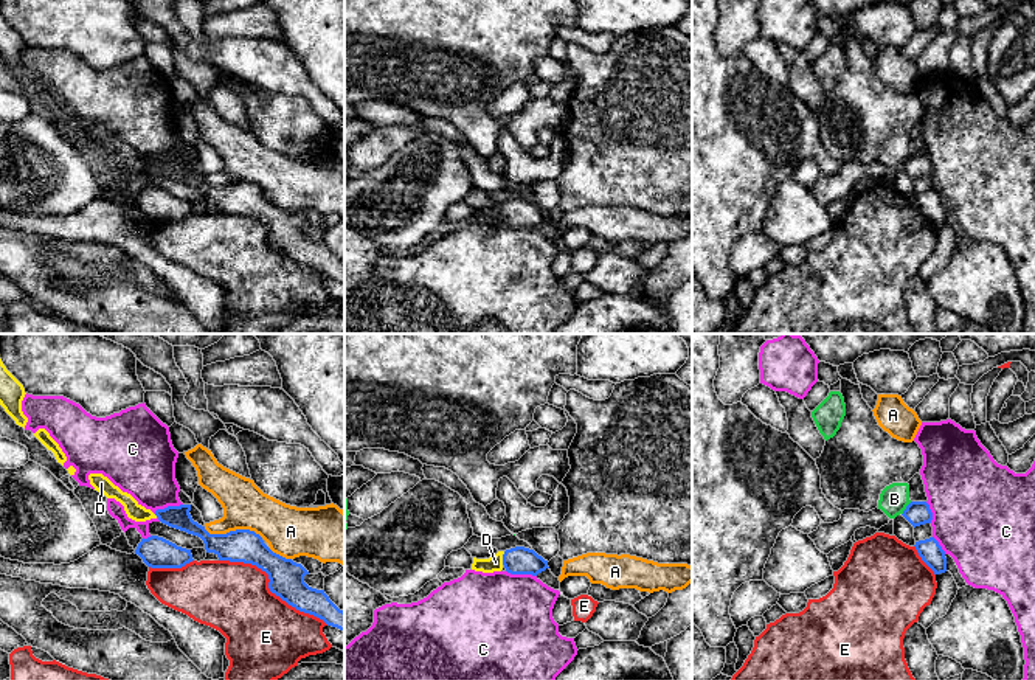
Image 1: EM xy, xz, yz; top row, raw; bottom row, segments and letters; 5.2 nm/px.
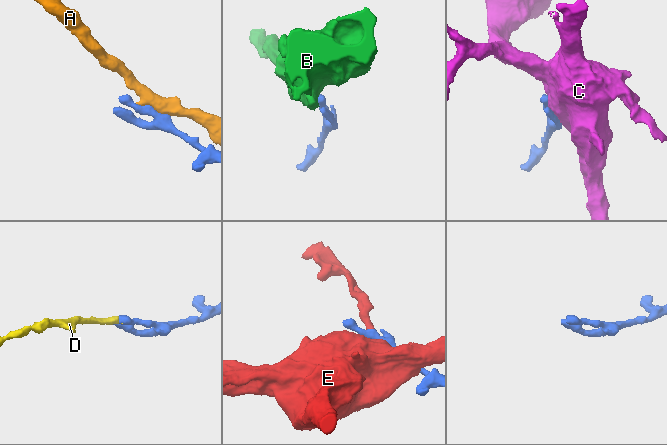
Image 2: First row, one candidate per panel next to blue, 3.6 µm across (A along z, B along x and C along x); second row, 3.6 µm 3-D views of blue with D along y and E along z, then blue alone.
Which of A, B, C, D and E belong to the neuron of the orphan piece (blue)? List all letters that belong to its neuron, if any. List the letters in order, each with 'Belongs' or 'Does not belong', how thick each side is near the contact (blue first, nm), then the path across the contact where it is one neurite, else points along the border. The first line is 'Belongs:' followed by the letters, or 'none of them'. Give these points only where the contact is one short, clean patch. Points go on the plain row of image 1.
Belongs: D
A: Does not belong. Thickness 180 nm (blue) against 240 nm
B: Does not belong. Thickness 130 nm (blue) against 150 nm. Boundary: yz (911, 154), (902, 166)
C: Does not belong. Thickness 140 nm (blue) against 460 nm. Boundary: xz (506, 222), (536, 228)
D: Belongs. Thickness 140 nm (blue) against 80 nm. Path across: xz (517, 213), (503, 210), (495, 215)
E: Does not belong. Thickness 180 nm (blue) against 400 nm

